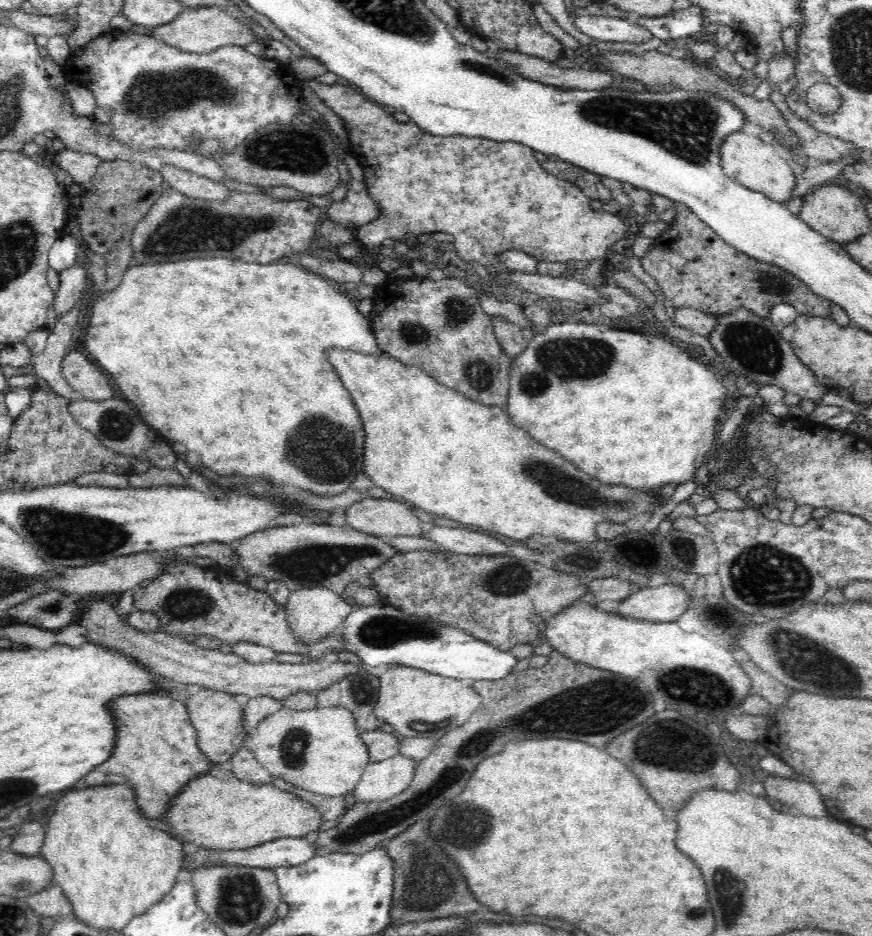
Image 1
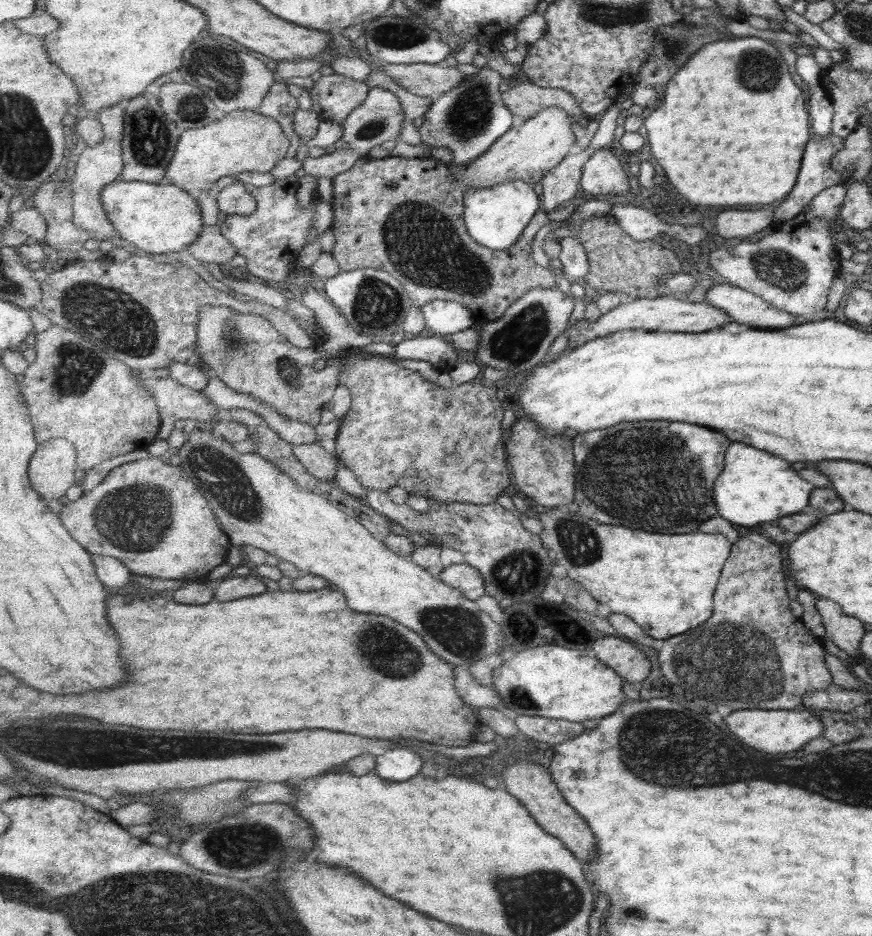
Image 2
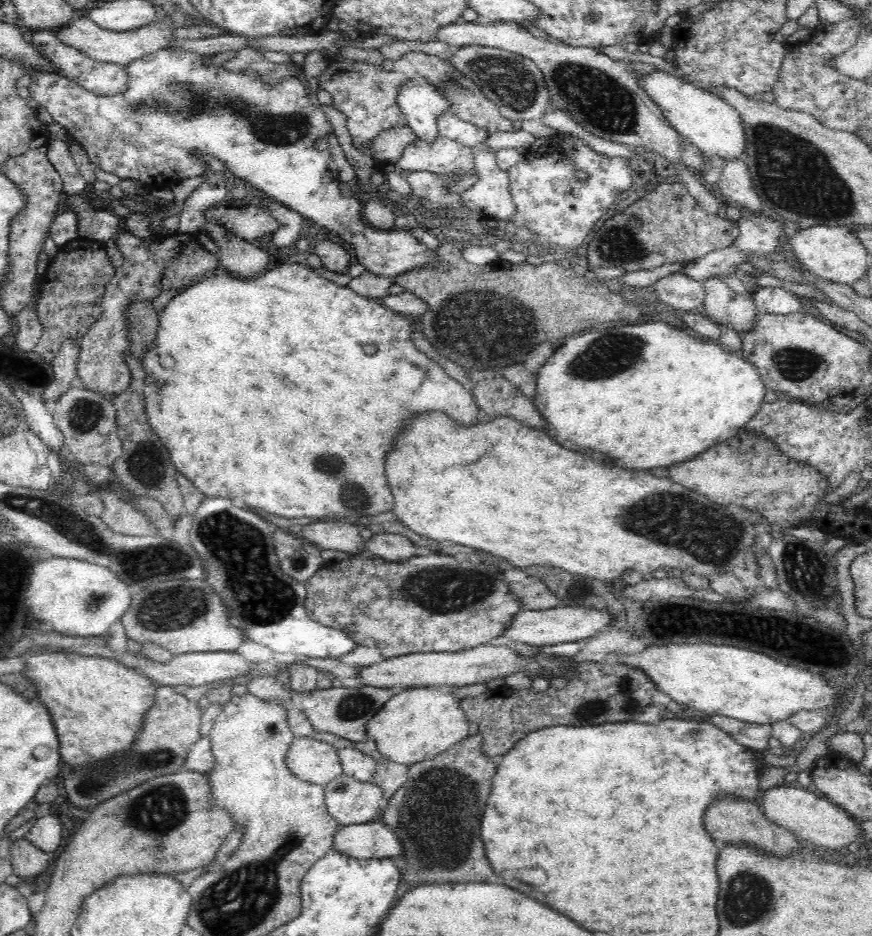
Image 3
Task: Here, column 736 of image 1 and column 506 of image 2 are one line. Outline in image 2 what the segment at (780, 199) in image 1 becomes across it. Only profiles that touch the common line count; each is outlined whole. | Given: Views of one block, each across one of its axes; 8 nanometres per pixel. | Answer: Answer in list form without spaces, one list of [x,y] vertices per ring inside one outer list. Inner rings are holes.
[[[550,106],[546,110],[526,120],[523,125],[511,128],[510,132],[503,135],[490,150],[484,152],[478,159],[468,162],[465,166],[455,166],[448,159],[449,165],[457,177],[466,185],[466,189],[472,186],[489,188],[510,180],[524,180],[531,186],[544,183],[545,176],[551,172],[567,155],[575,151],[575,142],[578,140],[575,127],[576,120],[564,110]]]

